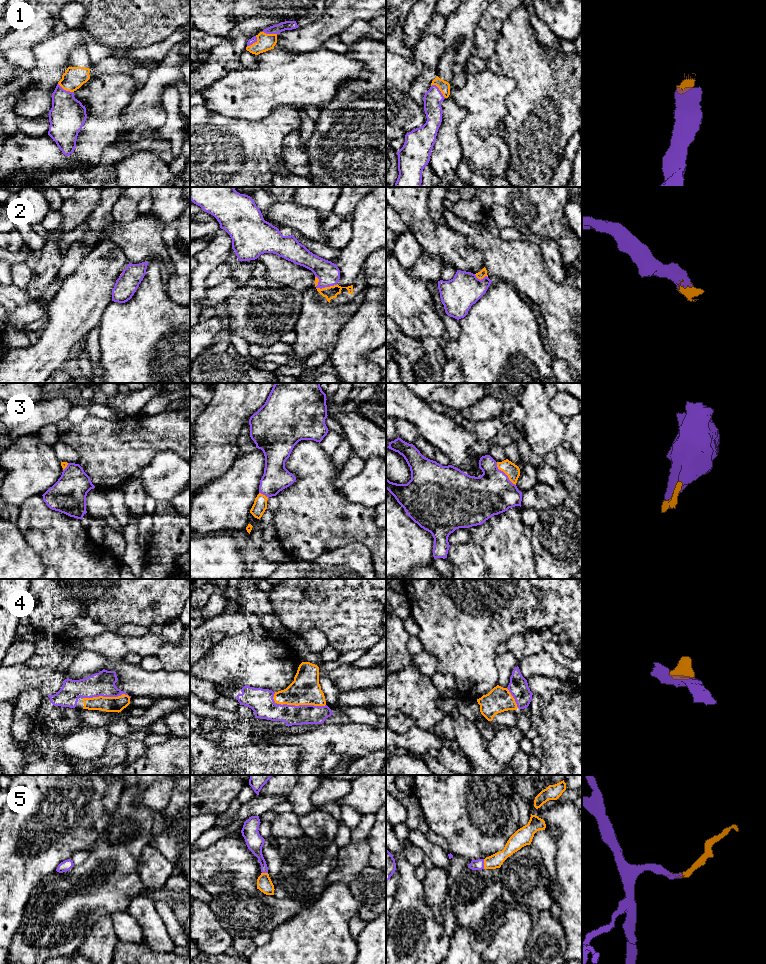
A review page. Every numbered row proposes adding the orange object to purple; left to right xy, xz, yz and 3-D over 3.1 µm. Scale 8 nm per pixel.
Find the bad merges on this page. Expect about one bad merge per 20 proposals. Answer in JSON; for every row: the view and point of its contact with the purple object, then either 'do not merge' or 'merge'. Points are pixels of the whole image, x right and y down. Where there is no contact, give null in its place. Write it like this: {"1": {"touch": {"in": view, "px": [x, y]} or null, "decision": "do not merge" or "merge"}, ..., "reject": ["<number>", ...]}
{"1": {"touch": {"in": "yz", "px": [438, 89]}, "decision": "merge"}, "2": {"touch": {"in": "xz", "px": [322, 287]}, "decision": "merge"}, "3": {"touch": {"in": "yz", "px": [504, 473]}, "decision": "merge"}, "4": {"touch": {"in": "xz", "px": [301, 705]}, "decision": "merge"}, "5": {"touch": {"in": "yz", "px": [483, 864]}, "decision": "merge"}, "reject": []}

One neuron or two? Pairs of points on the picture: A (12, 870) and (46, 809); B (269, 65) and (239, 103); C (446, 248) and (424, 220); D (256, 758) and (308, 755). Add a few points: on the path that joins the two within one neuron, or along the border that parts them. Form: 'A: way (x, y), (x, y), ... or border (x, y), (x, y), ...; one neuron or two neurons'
A: way (12, 854), (17, 834), (30, 825); one neuron
B: way (265, 74), (245, 94); one neuron
C: way (439, 241), (425, 227); one neuron
D: border (279, 743), (294, 745), (299, 748), (298, 764); two neurons

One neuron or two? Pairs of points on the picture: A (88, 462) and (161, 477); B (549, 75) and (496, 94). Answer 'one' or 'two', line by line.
A: two
B: two

